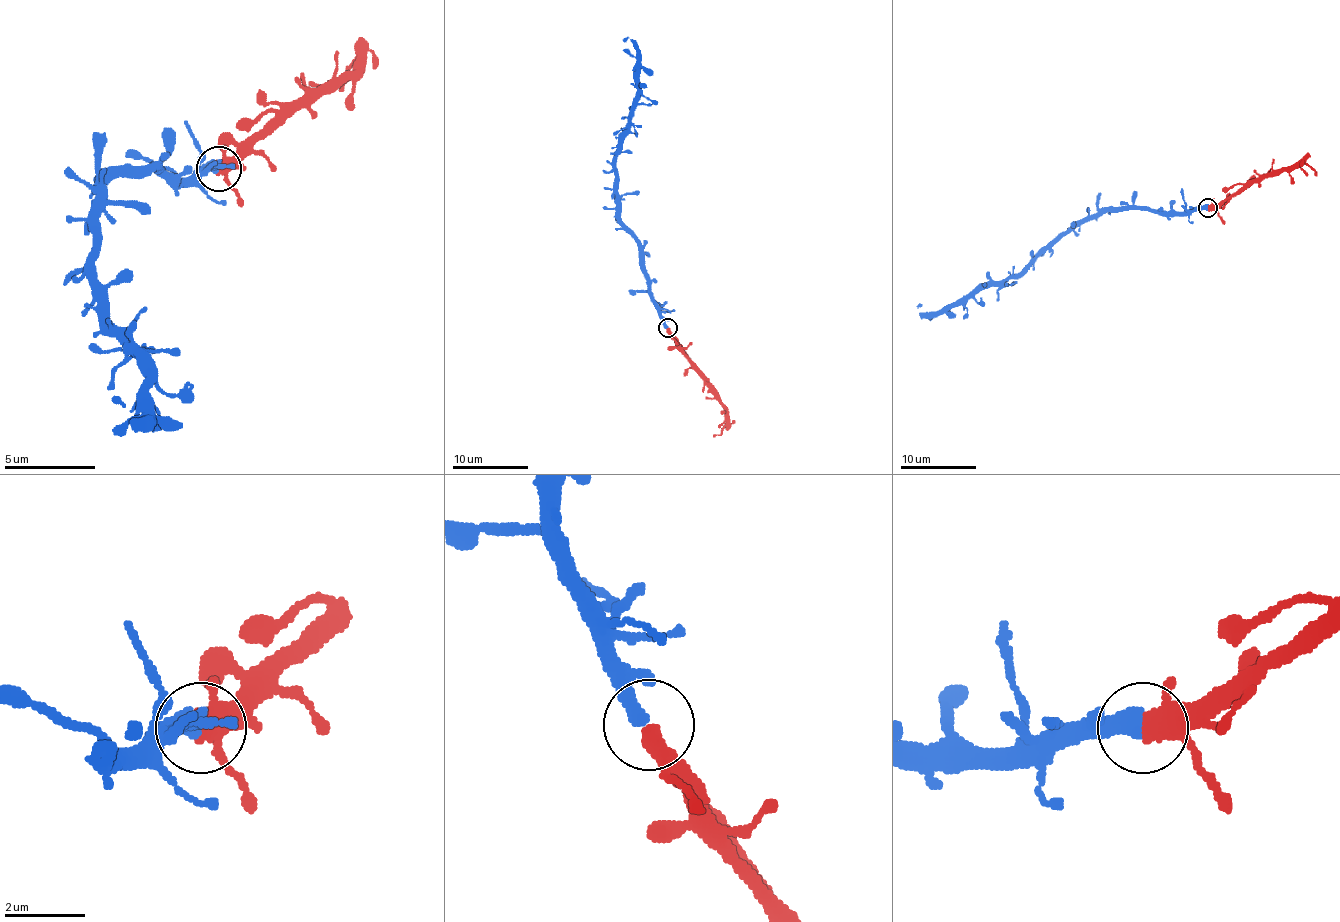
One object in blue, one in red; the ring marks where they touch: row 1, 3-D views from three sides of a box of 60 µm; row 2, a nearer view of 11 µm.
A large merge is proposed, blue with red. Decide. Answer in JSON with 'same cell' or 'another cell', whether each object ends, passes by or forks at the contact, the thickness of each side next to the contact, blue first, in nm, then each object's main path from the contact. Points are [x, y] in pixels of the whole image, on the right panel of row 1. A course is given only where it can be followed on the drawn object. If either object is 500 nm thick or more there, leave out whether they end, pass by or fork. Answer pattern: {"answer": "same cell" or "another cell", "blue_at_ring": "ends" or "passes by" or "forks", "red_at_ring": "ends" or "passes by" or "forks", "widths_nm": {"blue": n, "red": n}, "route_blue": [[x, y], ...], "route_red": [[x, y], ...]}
{"answer": "same cell", "blue_at_ring": "ends", "red_at_ring": "passes by", "widths_nm": {"blue": 440, "red": 360}, "route_blue": [[1208, 208], [1107, 208], [1100, 216], [1083, 218], [1018, 273], [976, 287], [938, 311], [919, 313], [919, 304]], "route_red": [[1208, 208], [1227, 201], [1254, 180], [1288, 168], [1306, 165], [1313, 168], [1317, 176]]}

